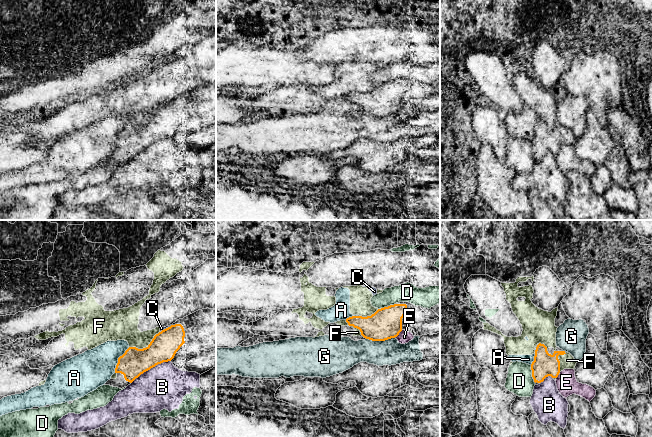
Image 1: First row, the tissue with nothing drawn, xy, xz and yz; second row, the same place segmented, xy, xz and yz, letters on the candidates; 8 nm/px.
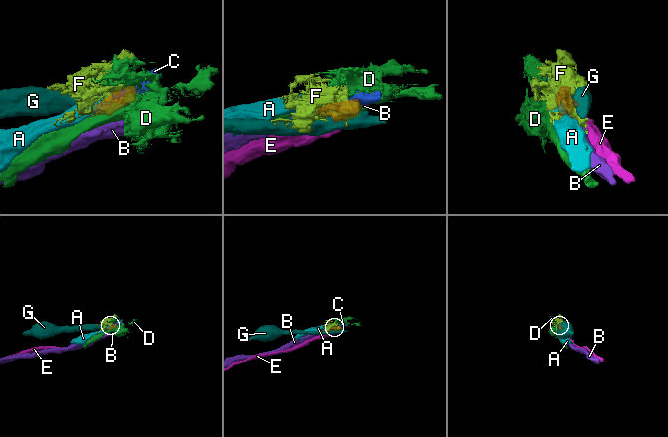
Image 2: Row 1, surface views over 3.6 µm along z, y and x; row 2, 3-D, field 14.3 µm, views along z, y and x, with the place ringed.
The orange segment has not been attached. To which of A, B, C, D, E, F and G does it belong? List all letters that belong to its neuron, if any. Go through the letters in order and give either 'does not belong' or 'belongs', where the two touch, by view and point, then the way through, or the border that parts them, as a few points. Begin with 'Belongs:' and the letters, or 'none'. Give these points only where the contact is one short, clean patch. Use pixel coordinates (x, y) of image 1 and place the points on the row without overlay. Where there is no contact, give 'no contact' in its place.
Belongs: F
A: does not belong | xy (118, 136) | along xy (129, 123), (118, 134), (114, 148)
B: does not belong | xy (150, 144)
C: does not belong | xy (166, 104)
D: does not belong | yz (532, 150)
E: does not belong | xz (398, 110)
F: belongs | xy (146, 123)
G: does not belong | xz (380, 116)

